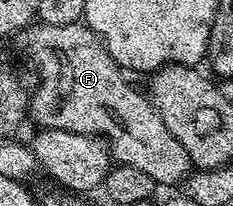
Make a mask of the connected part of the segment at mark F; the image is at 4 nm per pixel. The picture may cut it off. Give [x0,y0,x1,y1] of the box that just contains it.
[20,21,192,187]

